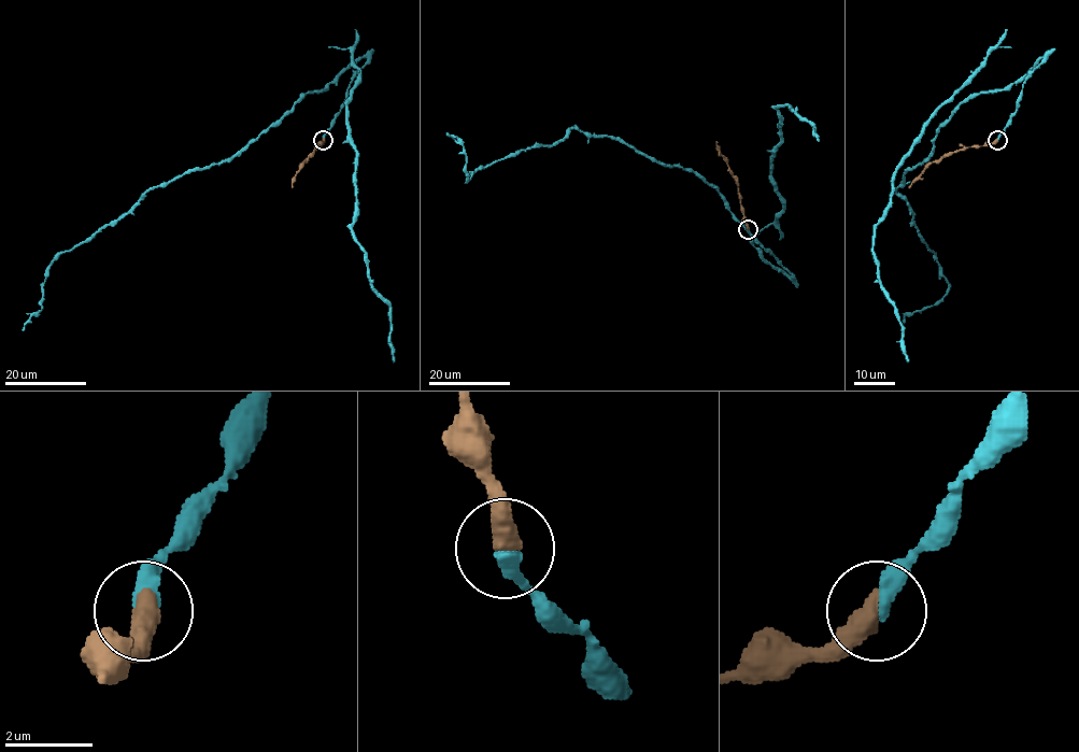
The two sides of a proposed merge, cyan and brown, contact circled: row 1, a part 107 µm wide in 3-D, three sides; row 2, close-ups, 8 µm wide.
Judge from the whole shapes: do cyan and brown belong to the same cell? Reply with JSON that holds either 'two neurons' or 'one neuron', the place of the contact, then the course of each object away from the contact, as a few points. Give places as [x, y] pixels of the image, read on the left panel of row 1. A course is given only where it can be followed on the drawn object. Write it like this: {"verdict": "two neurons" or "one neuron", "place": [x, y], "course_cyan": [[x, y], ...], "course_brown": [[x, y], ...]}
{"verdict": "one neuron", "place": [323, 140], "course_cyan": [[323, 140], [366, 58], [230, 158], [148, 189], [62, 252], [23, 330]], "course_brown": [[323, 140], [303, 162], [292, 187]]}

